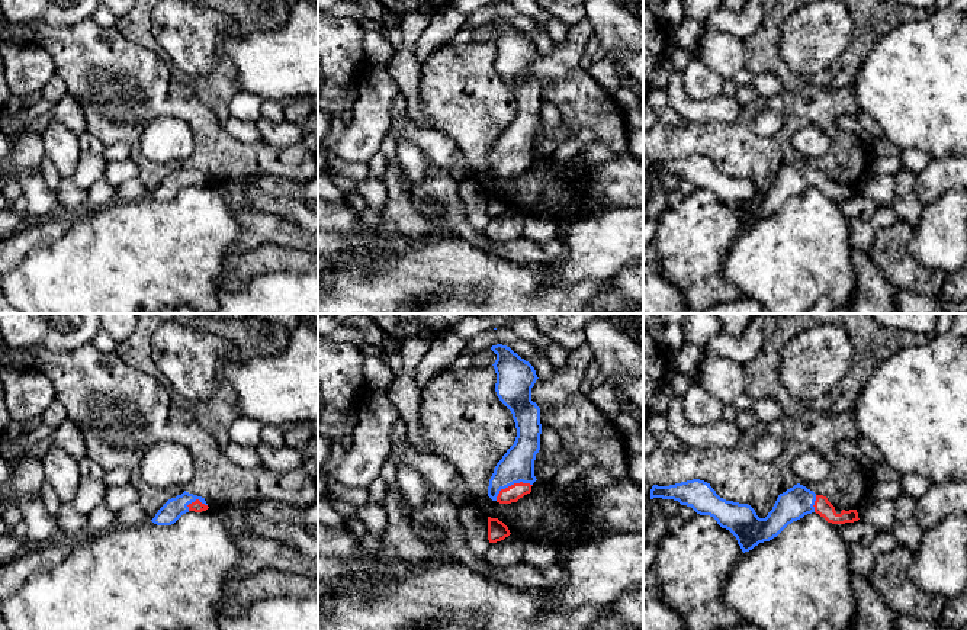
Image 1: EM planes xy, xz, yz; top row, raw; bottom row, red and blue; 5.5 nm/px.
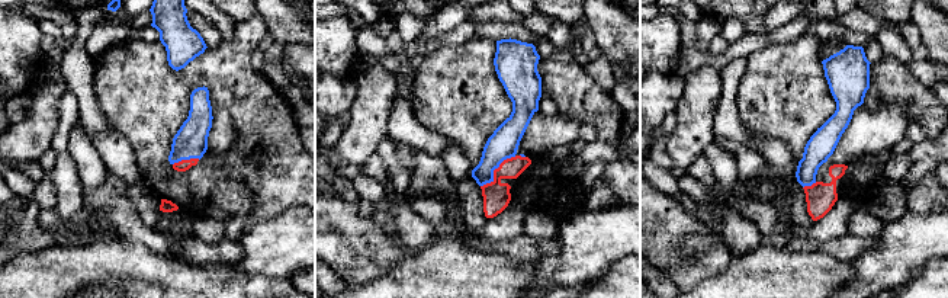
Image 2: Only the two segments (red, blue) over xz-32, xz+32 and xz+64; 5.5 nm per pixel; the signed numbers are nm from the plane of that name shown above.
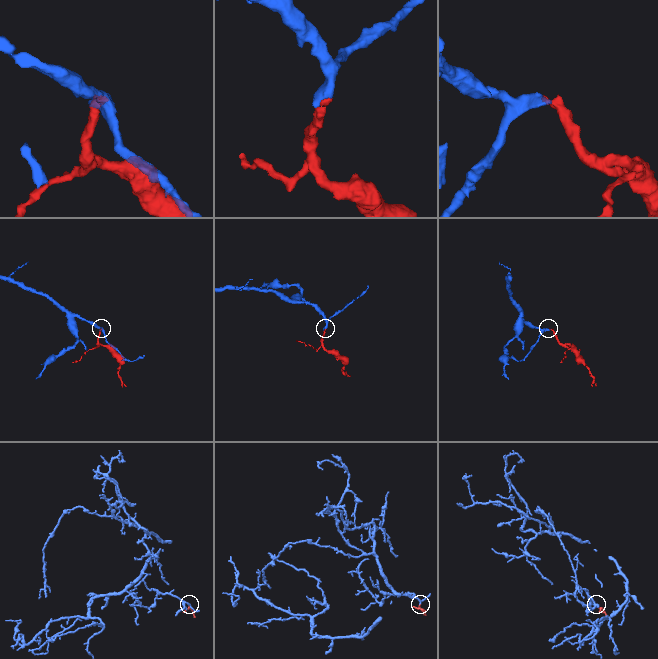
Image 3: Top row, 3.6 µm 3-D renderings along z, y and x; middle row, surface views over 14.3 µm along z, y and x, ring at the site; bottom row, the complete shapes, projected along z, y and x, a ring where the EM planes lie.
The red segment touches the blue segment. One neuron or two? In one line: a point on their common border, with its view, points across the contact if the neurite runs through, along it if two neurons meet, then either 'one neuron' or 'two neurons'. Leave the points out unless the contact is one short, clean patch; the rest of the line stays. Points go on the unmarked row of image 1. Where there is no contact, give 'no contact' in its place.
xz (511, 160) | across xz (511, 169), (511, 160), (517, 140) | one neuron

